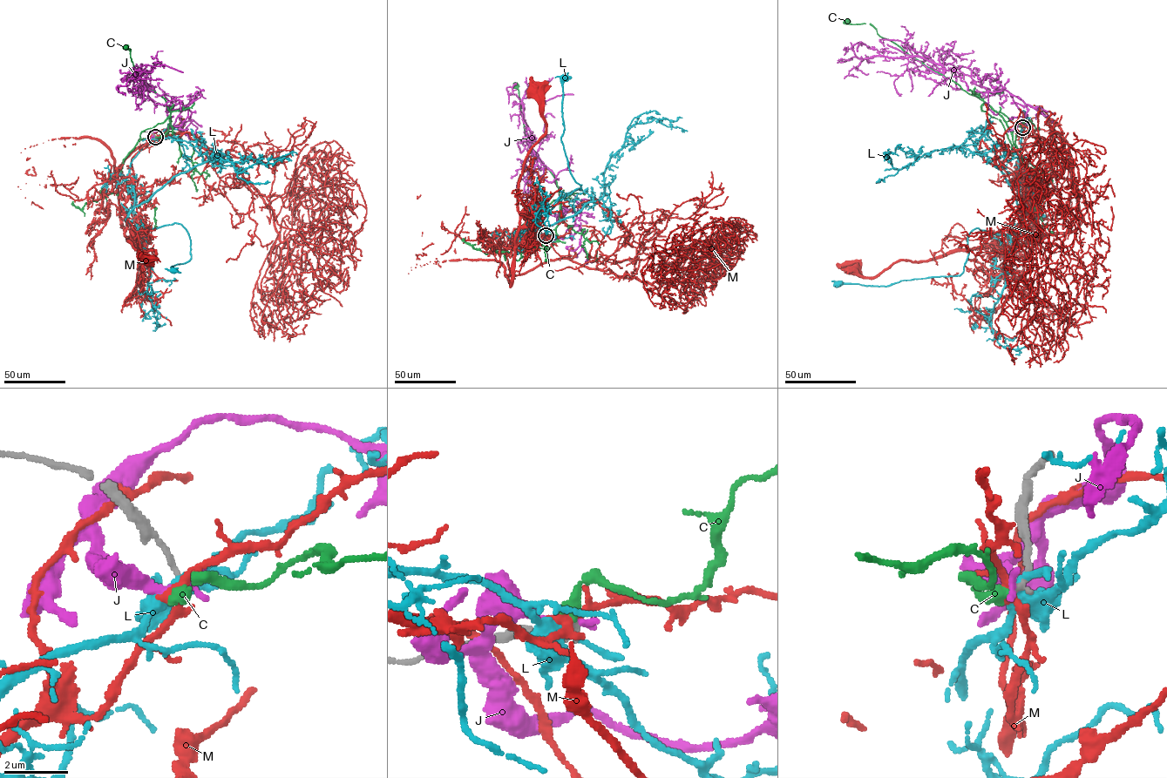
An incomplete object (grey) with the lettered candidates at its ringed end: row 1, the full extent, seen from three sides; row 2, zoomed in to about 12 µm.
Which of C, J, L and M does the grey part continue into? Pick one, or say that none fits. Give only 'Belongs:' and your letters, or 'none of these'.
Belongs: C

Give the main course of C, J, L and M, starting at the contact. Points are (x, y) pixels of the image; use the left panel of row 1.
C: (155, 137), (164, 136), (168, 130), (170, 111), (165, 98), (148, 89), (137, 76), (130, 49), (125, 46)
J: (155, 137), (186, 106), (168, 111), (164, 94), (140, 77), (132, 78), (145, 64), (183, 72)
L: (155, 137), (126, 179), (135, 220), (154, 228), (180, 224), (188, 234), (191, 258), (174, 271)
M: (155, 137), (132, 158), (137, 186), (124, 206), (127, 241), (136, 250), (155, 250), (150, 265), (144, 257)

